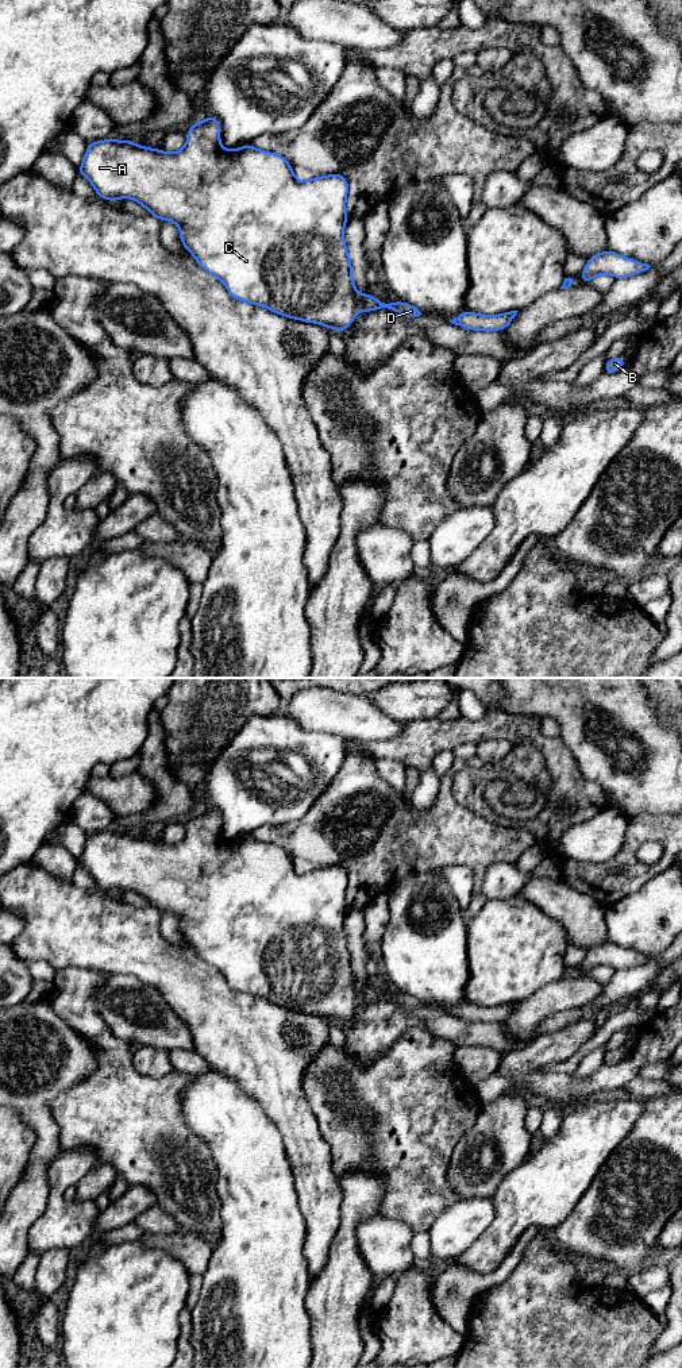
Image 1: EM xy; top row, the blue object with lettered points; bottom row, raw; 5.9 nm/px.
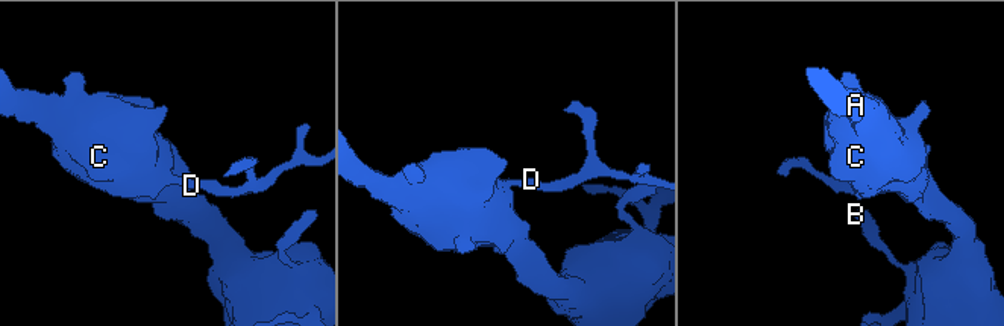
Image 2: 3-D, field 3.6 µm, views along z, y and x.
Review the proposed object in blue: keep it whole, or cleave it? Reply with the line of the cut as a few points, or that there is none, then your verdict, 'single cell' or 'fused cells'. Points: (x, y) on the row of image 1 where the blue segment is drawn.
no cut | single cell

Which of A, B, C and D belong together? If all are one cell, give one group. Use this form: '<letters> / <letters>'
A B C D

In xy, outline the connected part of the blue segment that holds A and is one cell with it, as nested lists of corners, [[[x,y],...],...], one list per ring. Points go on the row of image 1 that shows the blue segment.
[[[216,115],[189,124],[186,143],[177,153],[143,147],[132,140],[104,139],[86,144],[77,173],[95,188],[99,197],[117,201],[128,197],[142,204],[159,221],[170,220],[180,227],[180,240],[197,265],[217,277],[230,296],[238,301],[265,307],[277,315],[325,325],[342,334],[359,311],[390,309],[404,316],[421,312],[404,301],[381,302],[369,292],[361,294],[352,281],[352,265],[344,242],[348,220],[346,200],[348,181],[340,173],[297,181],[290,163],[278,153],[262,151],[251,143],[226,150],[220,143]]]

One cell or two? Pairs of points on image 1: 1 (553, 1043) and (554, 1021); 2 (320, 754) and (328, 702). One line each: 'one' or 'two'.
1: two
2: two

